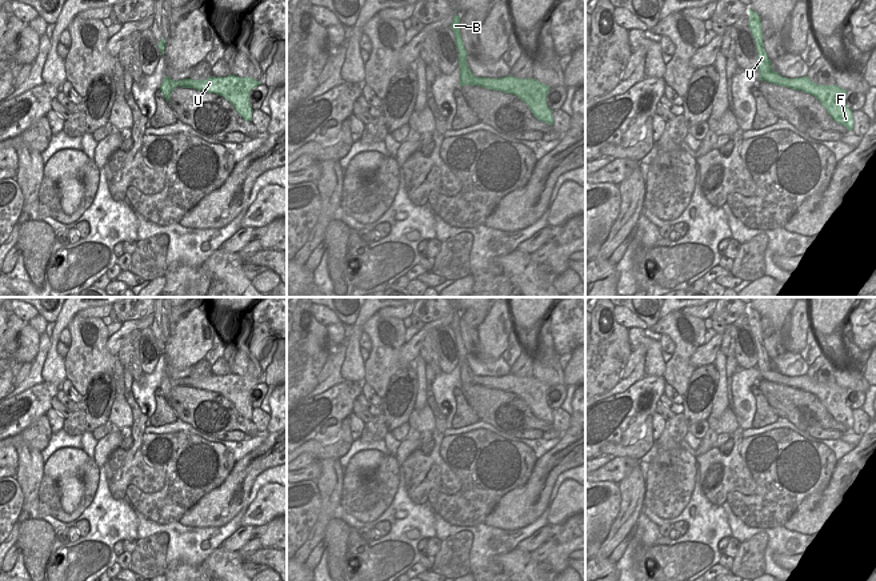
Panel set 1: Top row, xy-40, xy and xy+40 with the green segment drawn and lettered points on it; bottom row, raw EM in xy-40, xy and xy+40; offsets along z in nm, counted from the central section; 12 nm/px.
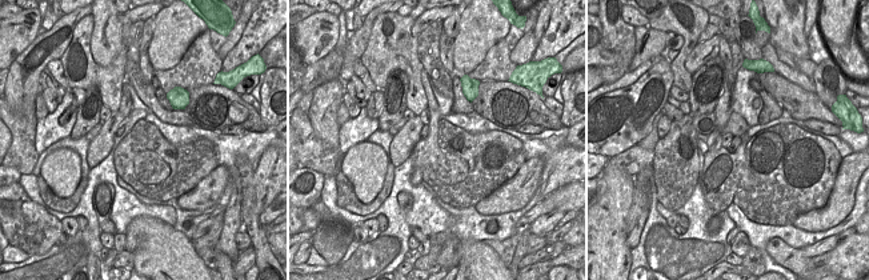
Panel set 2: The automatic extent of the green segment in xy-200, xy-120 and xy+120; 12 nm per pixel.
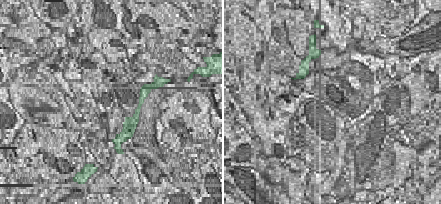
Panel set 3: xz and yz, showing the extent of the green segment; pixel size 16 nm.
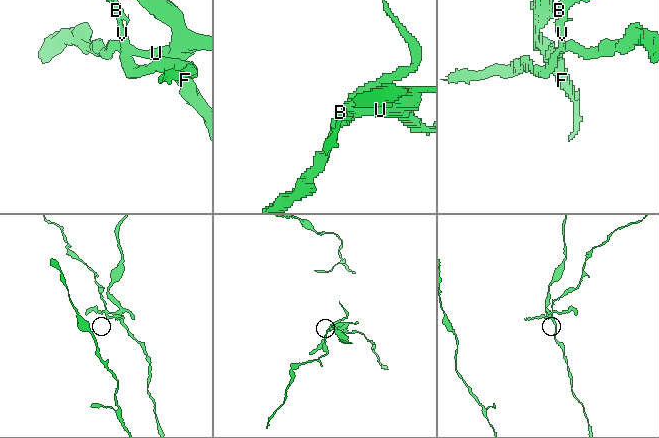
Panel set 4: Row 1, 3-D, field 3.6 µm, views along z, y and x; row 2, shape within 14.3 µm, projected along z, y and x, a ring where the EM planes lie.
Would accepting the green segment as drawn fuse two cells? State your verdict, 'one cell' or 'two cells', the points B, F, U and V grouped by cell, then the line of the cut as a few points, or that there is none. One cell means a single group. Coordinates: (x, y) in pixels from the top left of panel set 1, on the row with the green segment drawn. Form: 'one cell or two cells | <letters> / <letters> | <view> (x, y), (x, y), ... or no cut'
two cells | B V / F U | xy+40 (774, 71), (770, 71), (763, 77)

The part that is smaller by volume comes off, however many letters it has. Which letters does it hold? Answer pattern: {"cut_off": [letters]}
{"cut_off": ["B", "V"]}

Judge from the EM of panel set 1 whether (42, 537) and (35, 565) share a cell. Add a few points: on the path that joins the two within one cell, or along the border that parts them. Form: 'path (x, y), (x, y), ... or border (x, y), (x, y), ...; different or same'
path (35, 544), (35, 559); same

